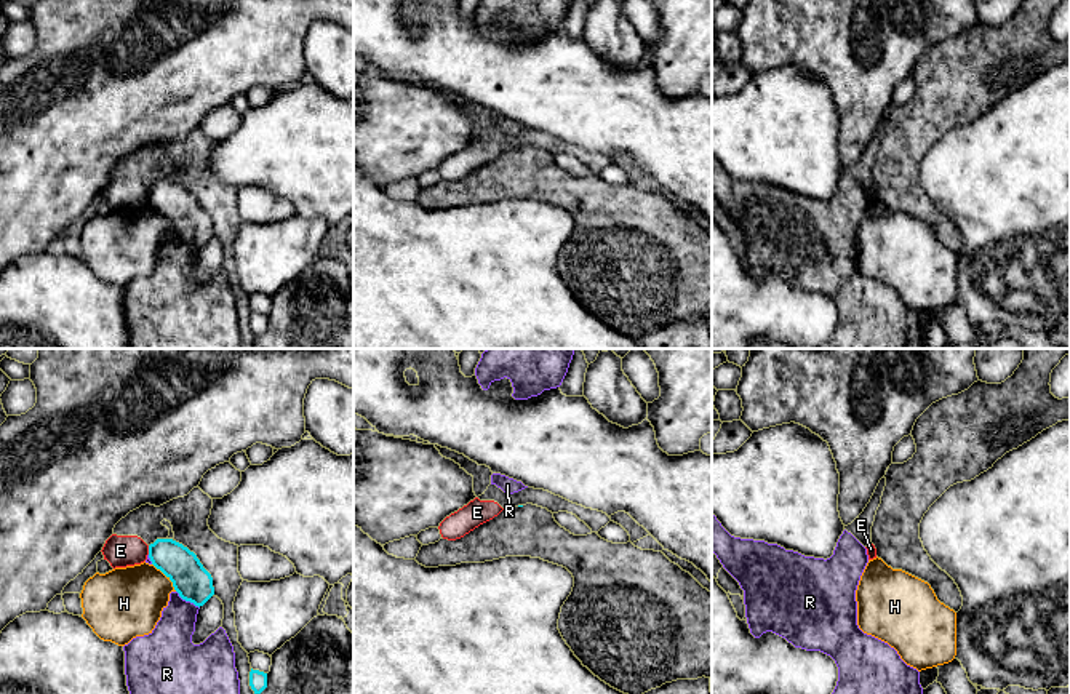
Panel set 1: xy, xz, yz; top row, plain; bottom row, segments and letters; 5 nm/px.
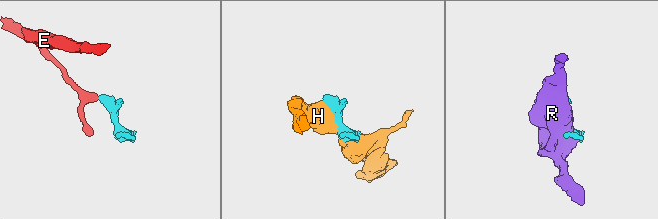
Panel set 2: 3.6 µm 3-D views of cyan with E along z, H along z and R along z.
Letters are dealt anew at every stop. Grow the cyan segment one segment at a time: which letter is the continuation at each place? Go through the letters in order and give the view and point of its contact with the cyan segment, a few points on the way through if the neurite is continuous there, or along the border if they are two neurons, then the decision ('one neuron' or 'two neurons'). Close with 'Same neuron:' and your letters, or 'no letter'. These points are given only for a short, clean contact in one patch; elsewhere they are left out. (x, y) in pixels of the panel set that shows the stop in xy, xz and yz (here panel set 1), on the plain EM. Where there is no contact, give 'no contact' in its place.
E: contact xy (149, 192); border xy (147, 187), (149, 195); two neurons
H: contact xy (167, 218); two neurons
R: contact xy (187, 242); two neurons
Same neuron: no letter

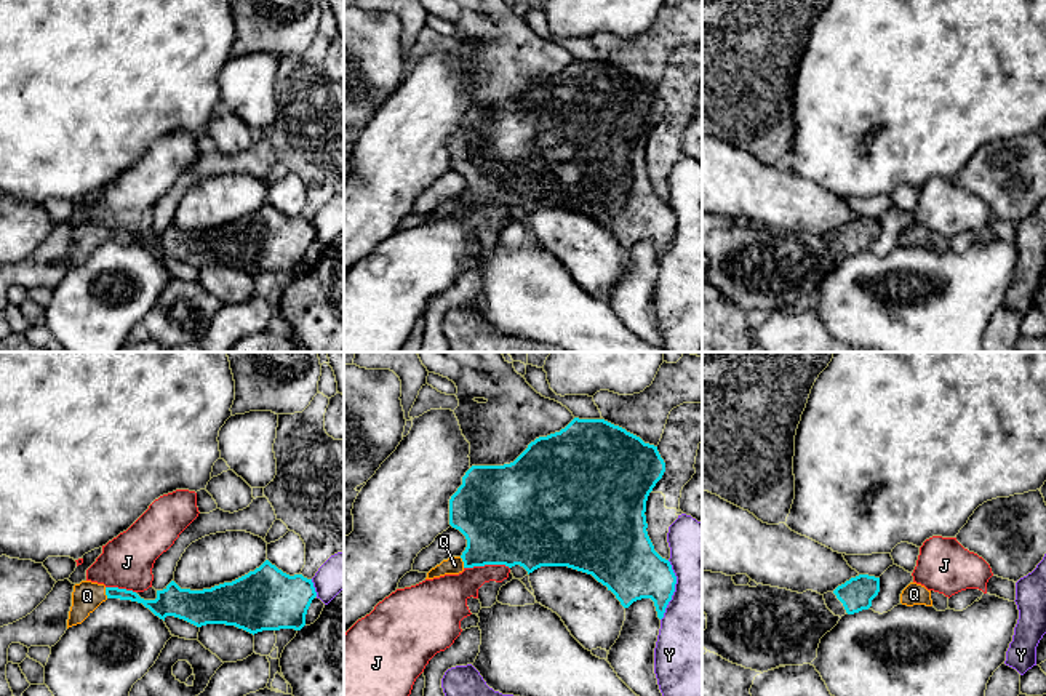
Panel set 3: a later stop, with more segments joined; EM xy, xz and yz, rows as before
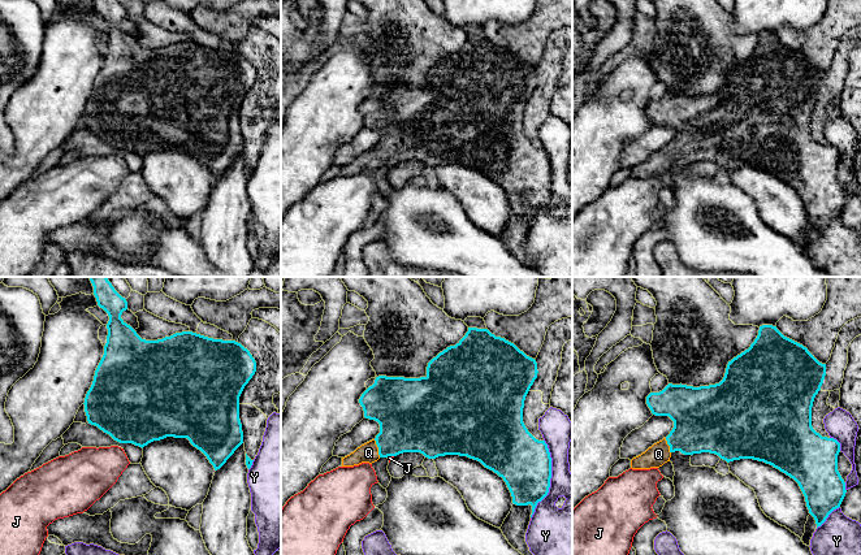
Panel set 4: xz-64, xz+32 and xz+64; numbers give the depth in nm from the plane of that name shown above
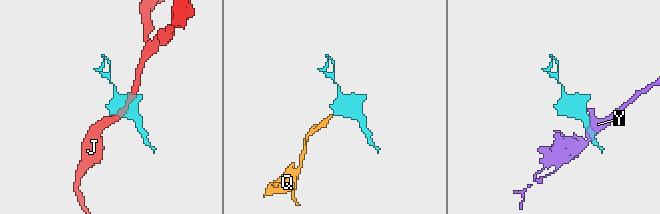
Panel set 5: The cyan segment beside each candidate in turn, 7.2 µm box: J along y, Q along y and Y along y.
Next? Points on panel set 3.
J: contact xz (487, 205); border xz (509, 208), (474, 207), (464, 210); two neurons
Q: contact xy (106, 234); way xy (112, 234), (106, 234), (87, 237); one neuron
Y: contact xz (674, 232); two neurons
Same neuron: Q

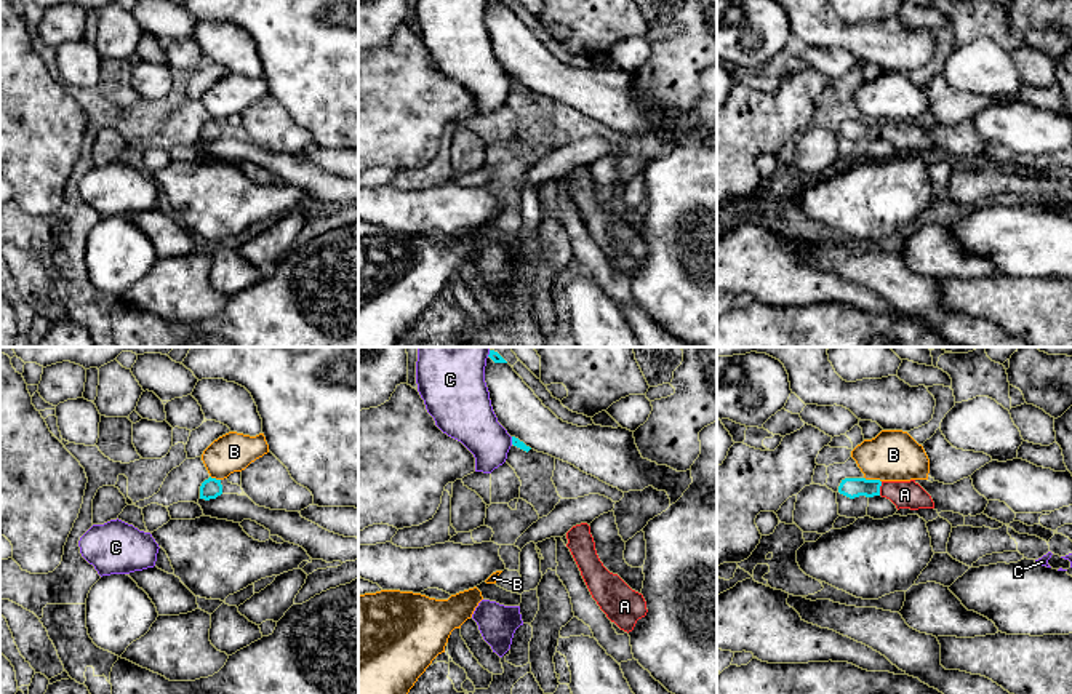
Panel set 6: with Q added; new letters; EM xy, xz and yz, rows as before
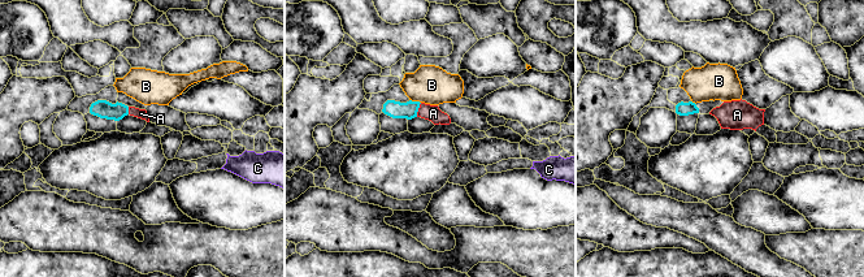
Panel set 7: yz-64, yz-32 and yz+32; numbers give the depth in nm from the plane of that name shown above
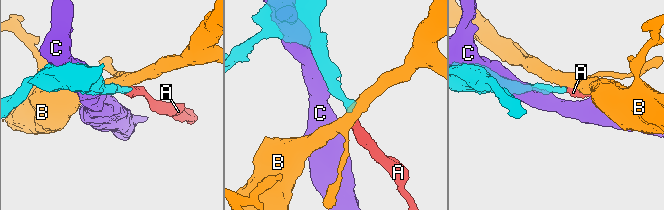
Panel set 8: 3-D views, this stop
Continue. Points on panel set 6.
A: contact yz (879, 130); way yz (852, 130), (879, 130), (904, 136); one neuron
B: contact yz (872, 122); border yz (864, 119), (880, 123); two neurons
C: contact xz (512, 82); two neurons
Same neuron: A

